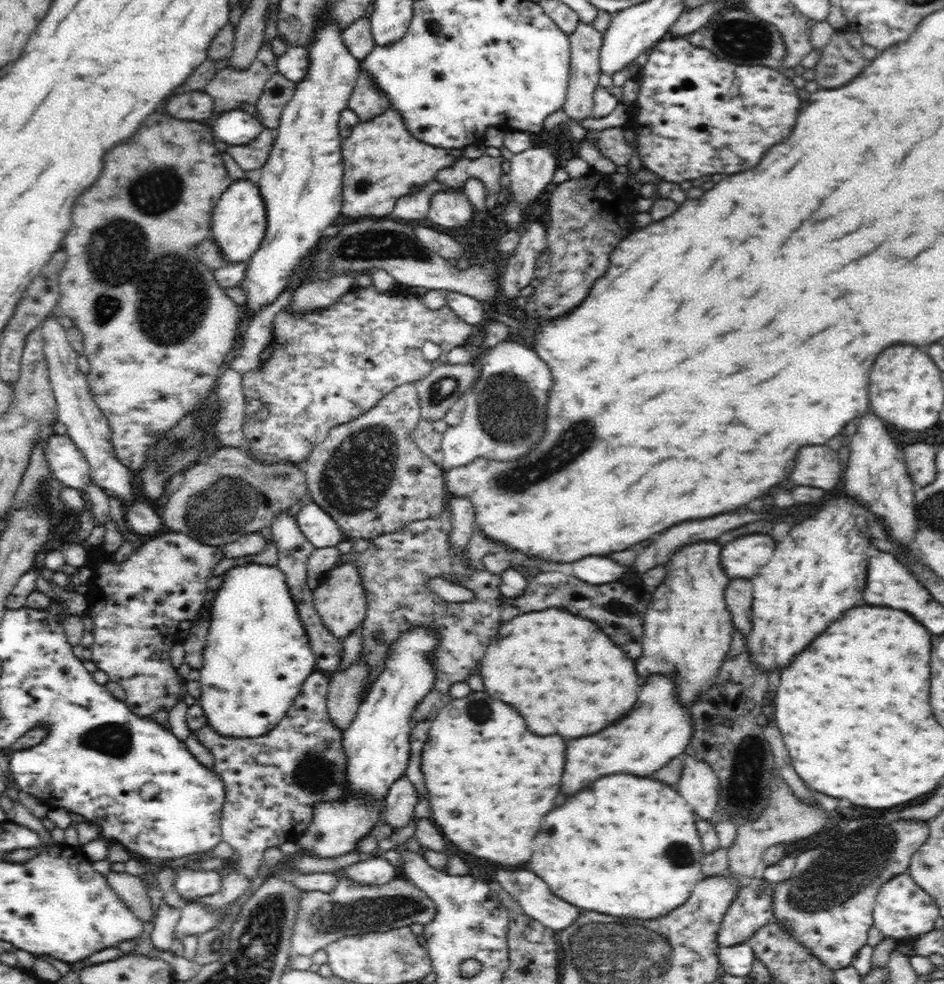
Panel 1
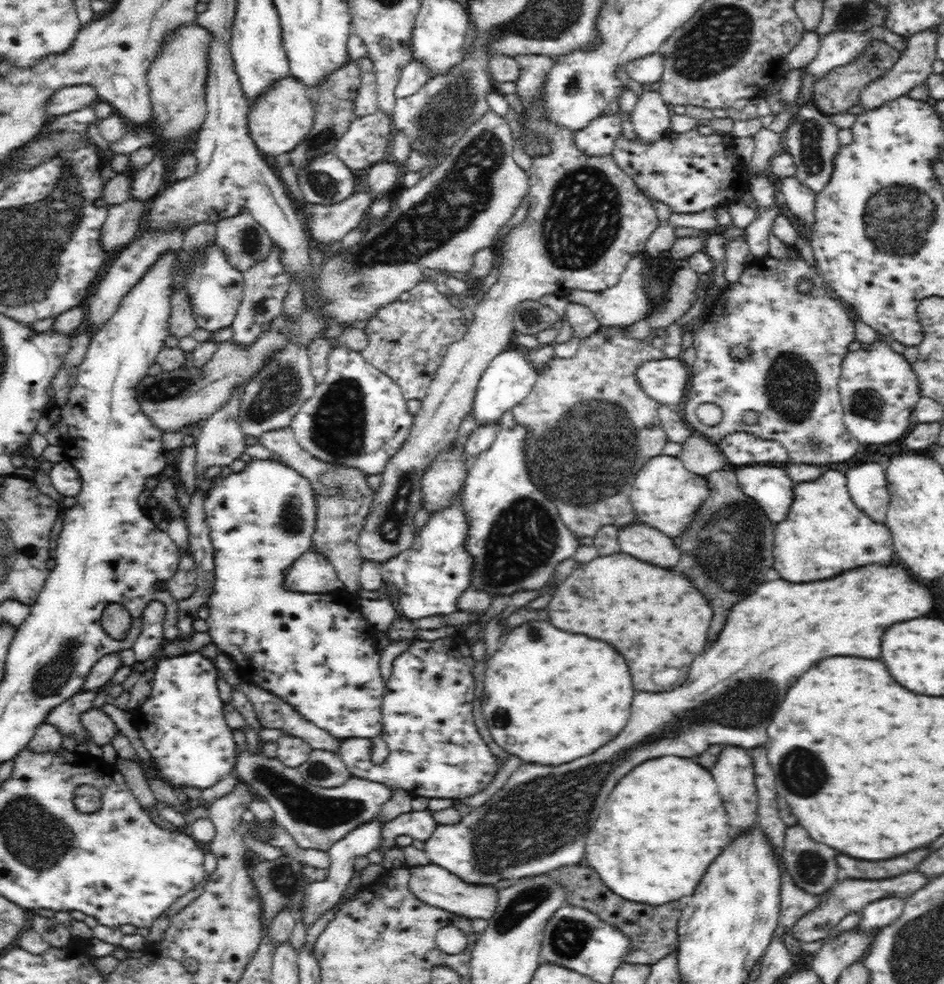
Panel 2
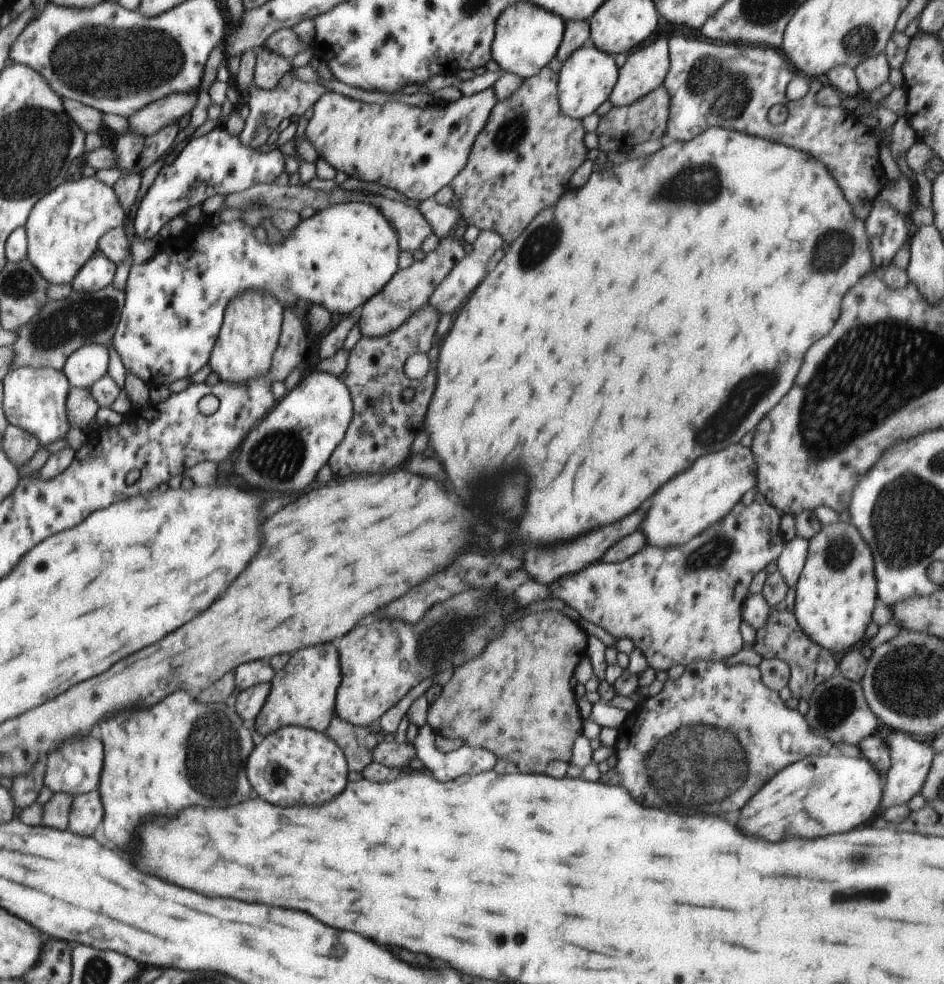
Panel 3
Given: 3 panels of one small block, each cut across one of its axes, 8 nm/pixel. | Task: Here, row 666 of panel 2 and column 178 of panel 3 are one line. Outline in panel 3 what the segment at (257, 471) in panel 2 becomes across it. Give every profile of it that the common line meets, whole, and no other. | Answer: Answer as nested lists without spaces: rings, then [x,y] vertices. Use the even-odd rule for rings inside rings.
[[[348,201],[343,203],[334,203],[332,206],[327,206],[321,210],[318,210],[313,216],[307,220],[301,220],[300,224],[291,231],[291,235],[285,236],[281,243],[272,245],[271,243],[257,242],[253,229],[246,226],[240,219],[232,222],[221,222],[212,226],[211,228],[189,227],[186,233],[176,239],[171,239],[167,244],[154,255],[154,258],[147,260],[142,265],[133,264],[130,271],[128,282],[126,283],[126,306],[123,307],[122,318],[119,320],[118,327],[115,332],[114,338],[111,340],[111,344],[117,350],[120,360],[123,362],[125,368],[140,380],[143,380],[148,386],[168,386],[172,384],[174,380],[180,380],[180,378],[188,378],[192,374],[196,374],[204,364],[208,364],[210,358],[210,352],[212,348],[215,348],[217,336],[220,332],[220,327],[223,323],[223,312],[228,304],[229,300],[238,298],[242,294],[246,294],[248,290],[258,291],[264,290],[272,293],[280,302],[284,308],[292,308],[294,304],[300,304],[303,307],[307,304],[321,304],[324,308],[327,308],[333,316],[348,316],[353,314],[355,310],[363,306],[363,304],[376,293],[379,293],[388,284],[388,281],[396,274],[398,270],[398,257],[401,252],[399,247],[399,236],[396,229],[392,226],[392,223],[374,206],[370,203],[362,201]]]

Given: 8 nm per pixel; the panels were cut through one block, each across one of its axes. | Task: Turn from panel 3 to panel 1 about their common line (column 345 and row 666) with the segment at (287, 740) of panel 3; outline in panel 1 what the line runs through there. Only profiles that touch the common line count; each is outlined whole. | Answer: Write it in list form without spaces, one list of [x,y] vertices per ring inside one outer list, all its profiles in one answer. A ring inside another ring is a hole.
[[[840,496],[840,498],[832,498],[826,506],[822,506],[818,512],[816,512],[816,516],[814,518],[818,518],[818,520],[804,520],[804,522],[800,522],[800,524],[796,524],[792,530],[790,530],[790,534],[776,546],[776,550],[774,550],[774,556],[772,556],[772,560],[768,560],[766,564],[764,564],[764,568],[759,570],[751,579],[752,585],[752,594],[753,594],[753,603],[751,608],[751,621],[752,628],[751,631],[745,636],[745,643],[748,648],[749,655],[751,661],[759,668],[759,670],[763,670],[763,672],[774,672],[774,670],[782,670],[782,668],[786,668],[802,650],[806,650],[808,646],[810,646],[810,642],[820,634],[820,632],[824,632],[826,628],[828,628],[828,624],[832,624],[832,620],[838,620],[846,610],[850,610],[850,608],[854,608],[854,604],[864,604],[864,600],[862,600],[862,594],[864,594],[864,588],[866,588],[866,566],[868,566],[868,558],[870,558],[870,554],[868,554],[868,548],[870,548],[871,542],[865,536],[865,530],[863,526],[870,520],[874,519],[875,516],[869,510],[858,510],[858,508],[862,508],[860,504],[856,504],[854,500],[850,500],[851,496]]]

